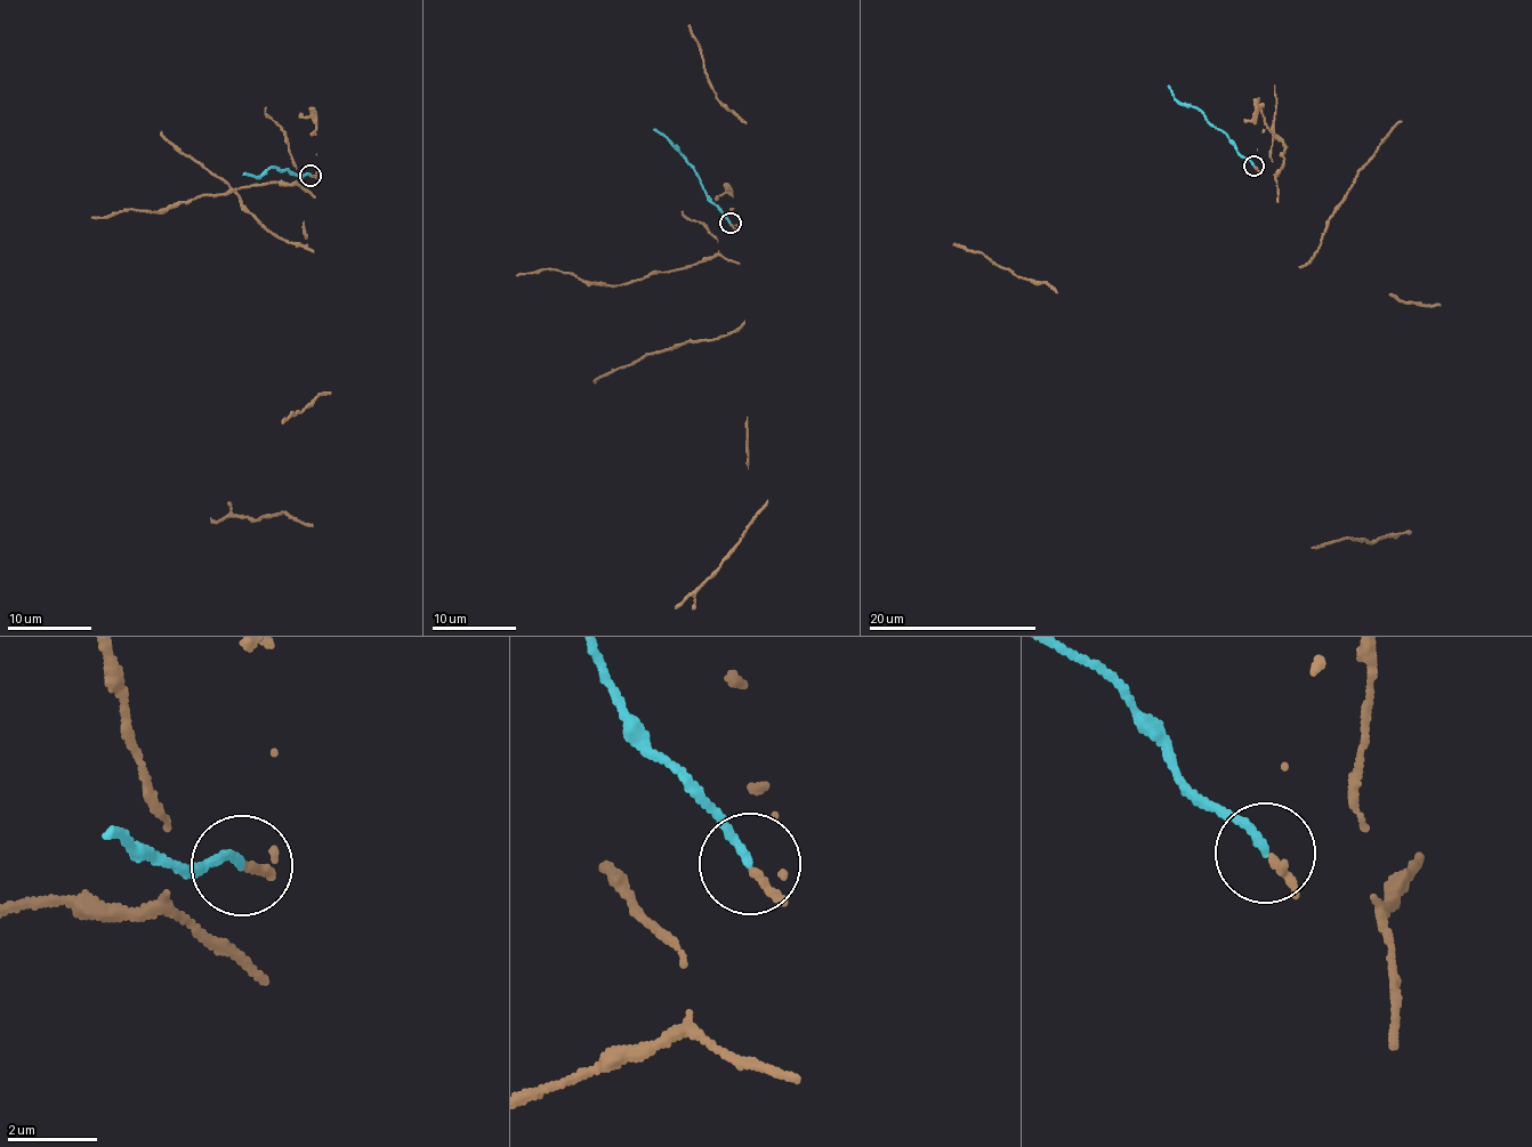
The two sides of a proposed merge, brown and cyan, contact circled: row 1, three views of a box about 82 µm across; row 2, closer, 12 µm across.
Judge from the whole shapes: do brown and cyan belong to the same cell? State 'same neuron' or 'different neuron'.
same neuron

